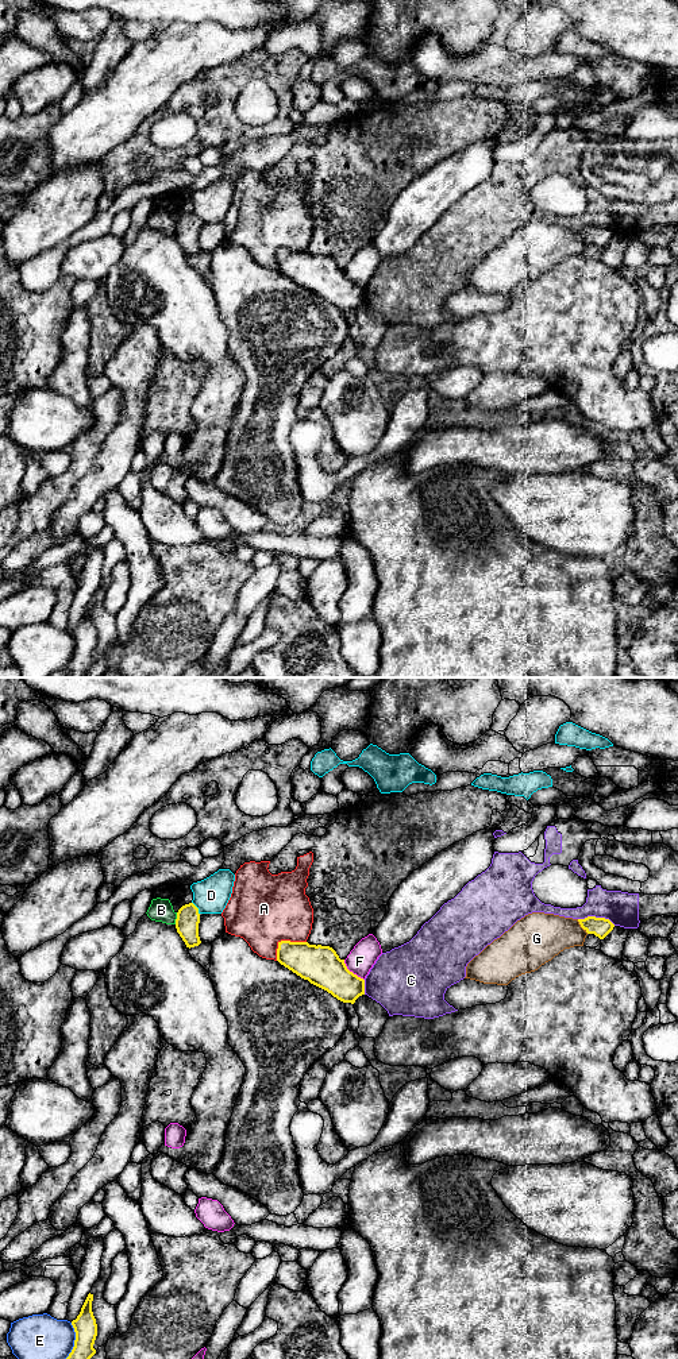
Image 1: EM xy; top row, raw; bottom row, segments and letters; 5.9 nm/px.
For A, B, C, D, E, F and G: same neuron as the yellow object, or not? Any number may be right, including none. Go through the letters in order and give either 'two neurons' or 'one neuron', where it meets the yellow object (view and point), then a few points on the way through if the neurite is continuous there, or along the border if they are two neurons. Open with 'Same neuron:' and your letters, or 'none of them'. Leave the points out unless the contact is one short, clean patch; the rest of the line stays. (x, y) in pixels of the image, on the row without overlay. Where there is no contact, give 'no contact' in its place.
Same neuron: none of them
A: two neurons | xy (284, 250)
B: two neurons | xy (177, 227)
C: two neurons | xy (597, 227)
D: two neurons | xy (197, 217)
E: two neurons | xy (74, 651) | along xy (72, 632), (74, 652), (72, 660), (62, 670)
F: two neurons | xy (351, 281)
G: two neurons | xy (581, 235)

